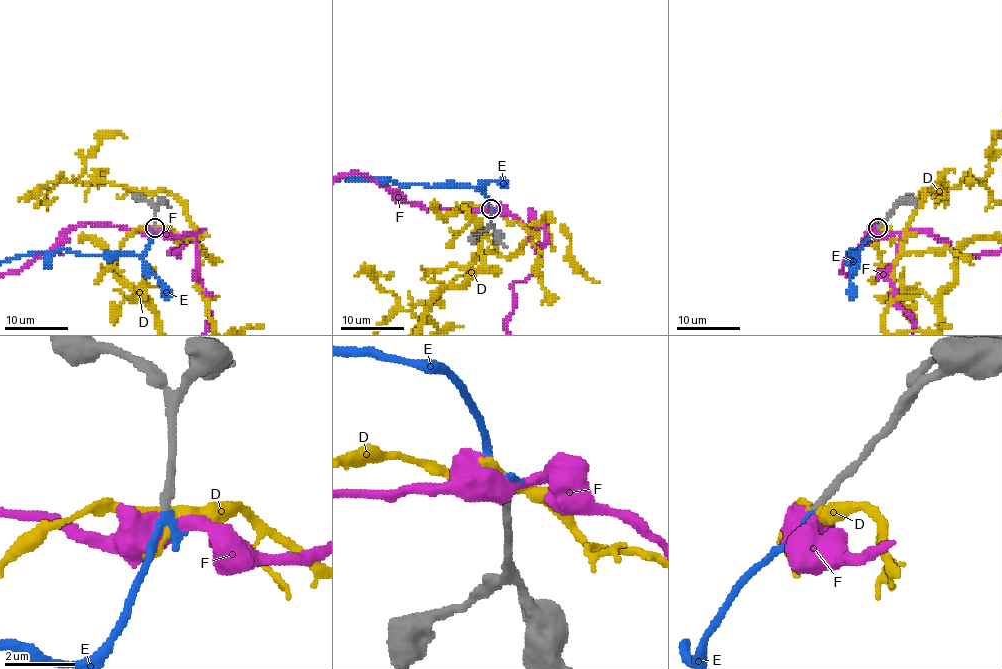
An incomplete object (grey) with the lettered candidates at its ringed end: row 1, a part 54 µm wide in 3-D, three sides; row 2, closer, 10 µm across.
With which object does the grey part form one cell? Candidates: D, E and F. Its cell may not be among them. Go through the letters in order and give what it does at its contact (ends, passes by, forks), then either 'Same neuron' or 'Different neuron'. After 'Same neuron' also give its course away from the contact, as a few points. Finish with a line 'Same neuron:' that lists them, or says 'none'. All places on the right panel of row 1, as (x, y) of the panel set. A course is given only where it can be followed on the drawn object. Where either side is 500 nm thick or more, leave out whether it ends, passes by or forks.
D: It forks there. Different neuron
E: It ends there. Same neuron
F: Different neuron
Same neuron: E

